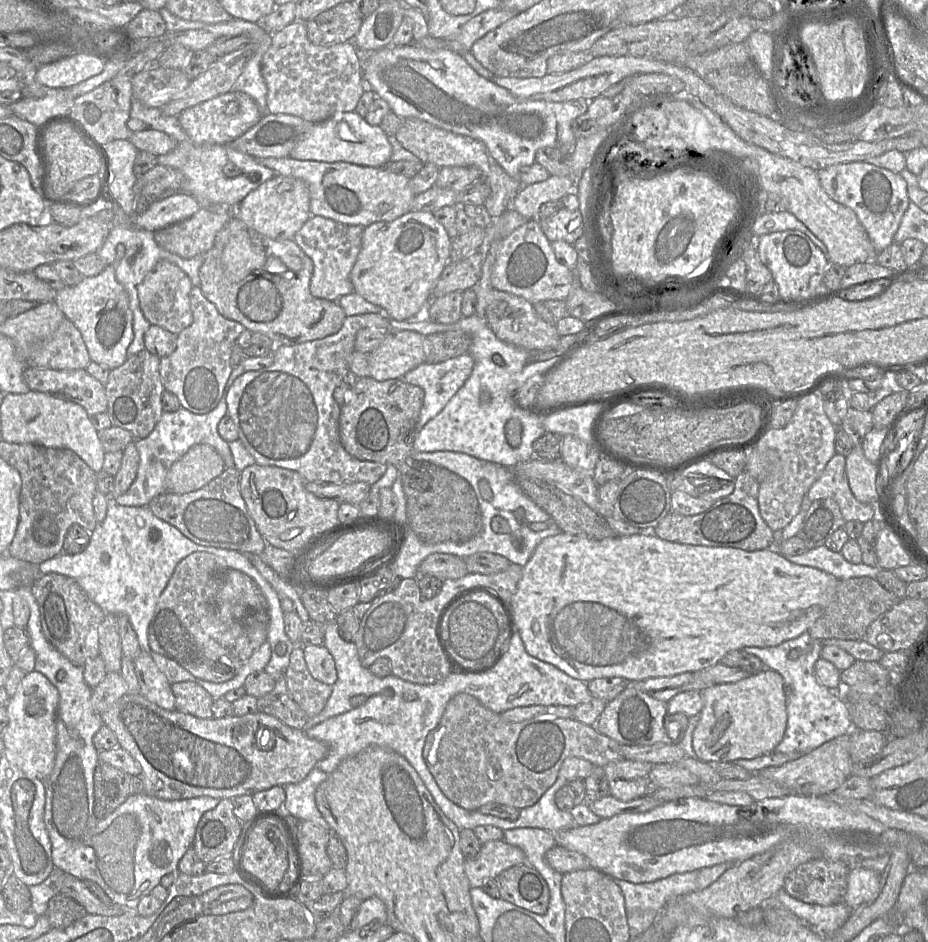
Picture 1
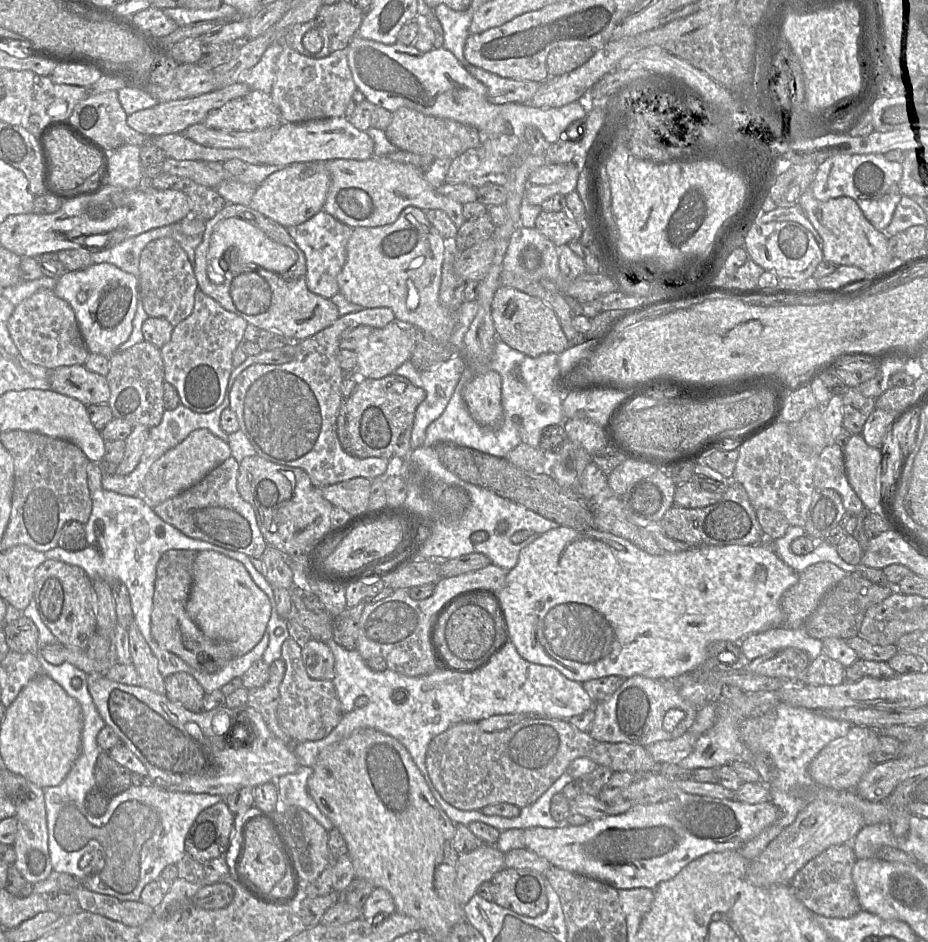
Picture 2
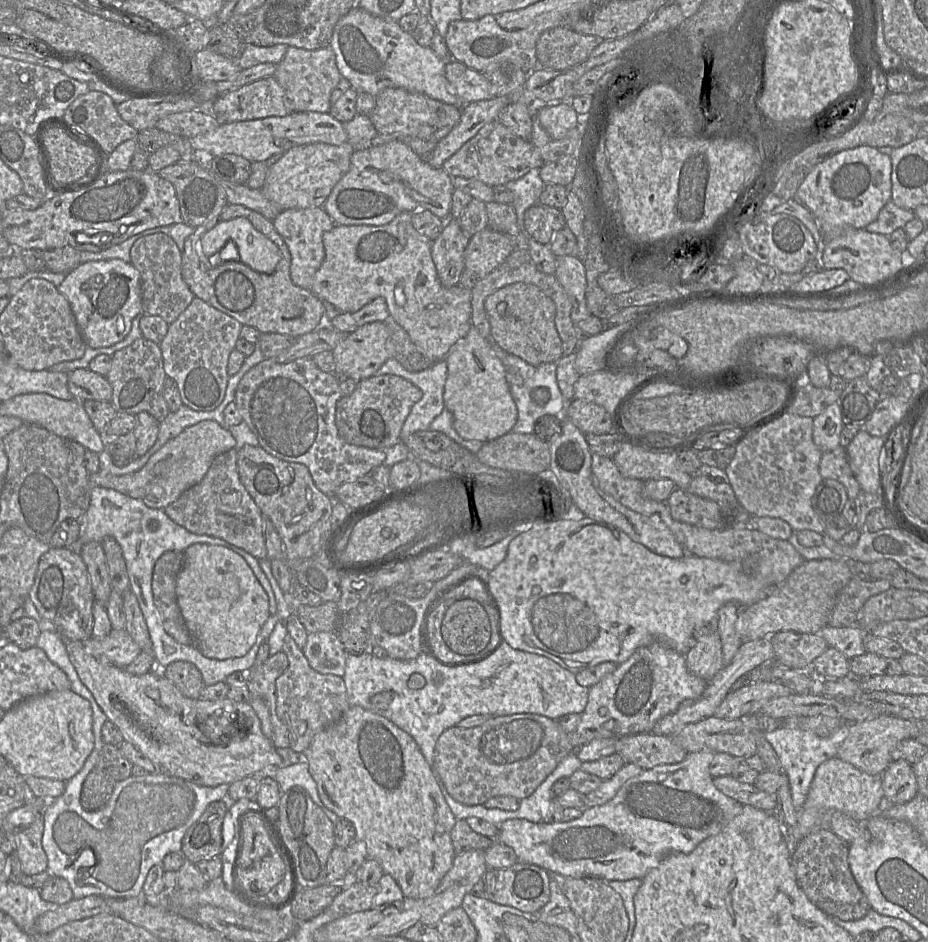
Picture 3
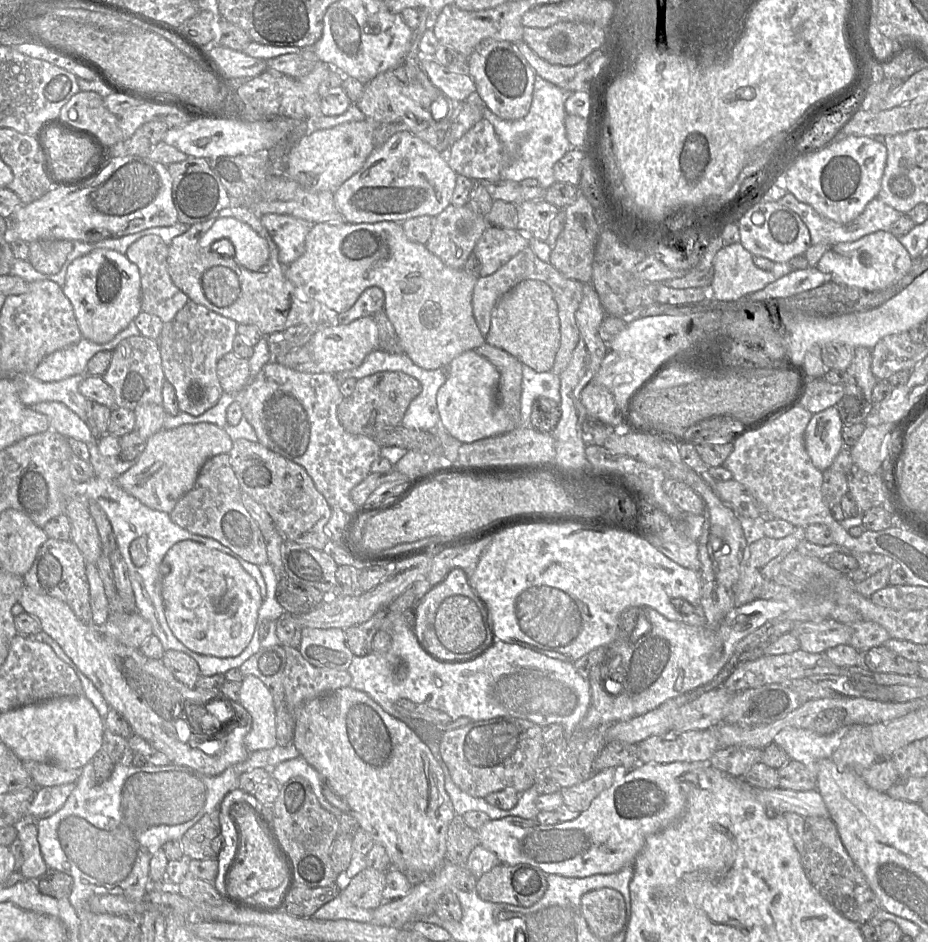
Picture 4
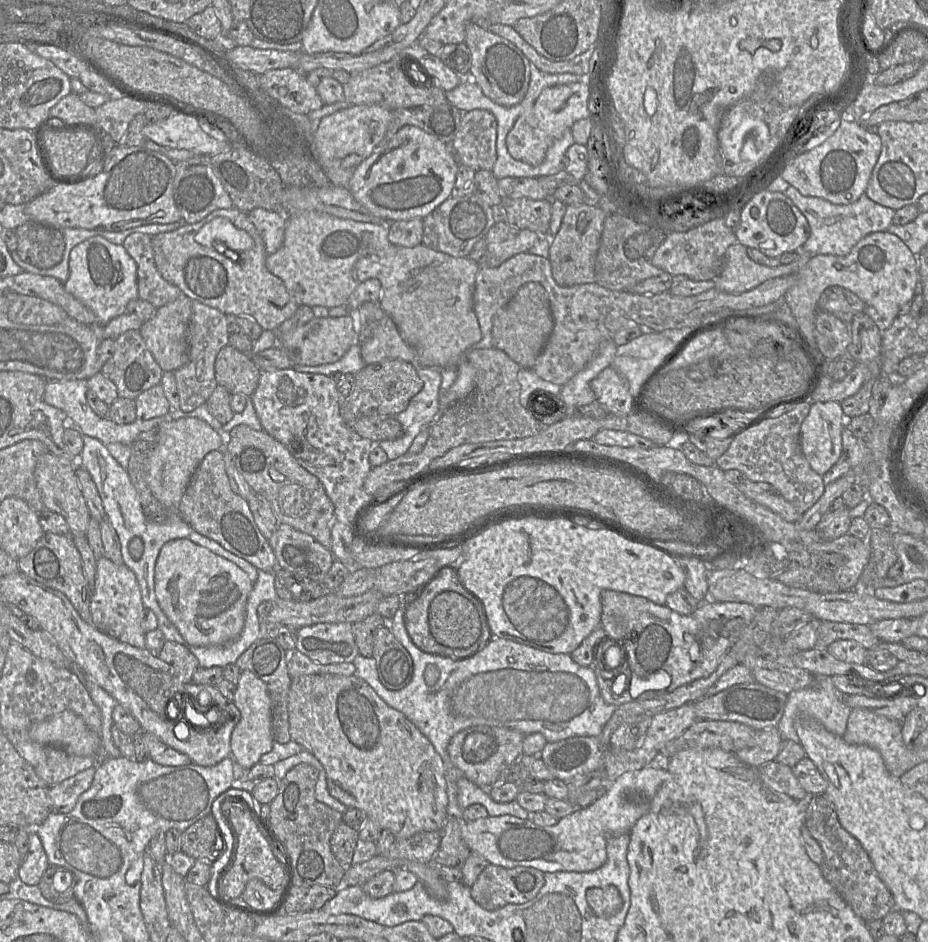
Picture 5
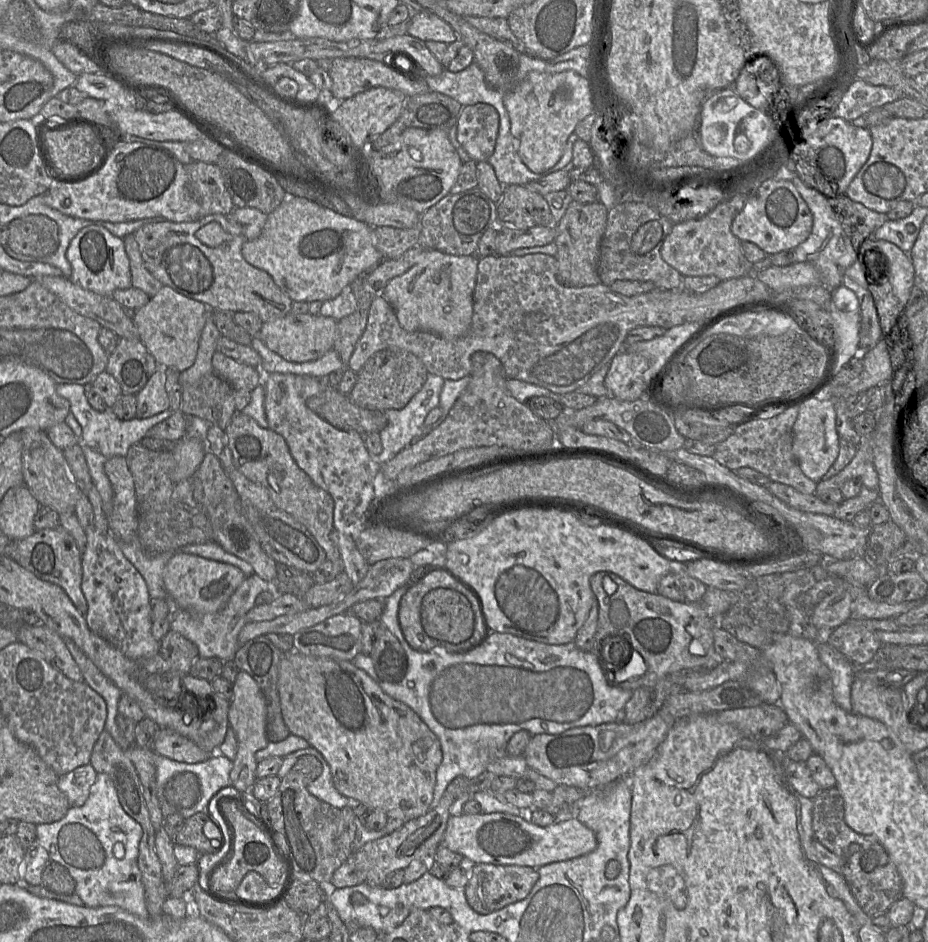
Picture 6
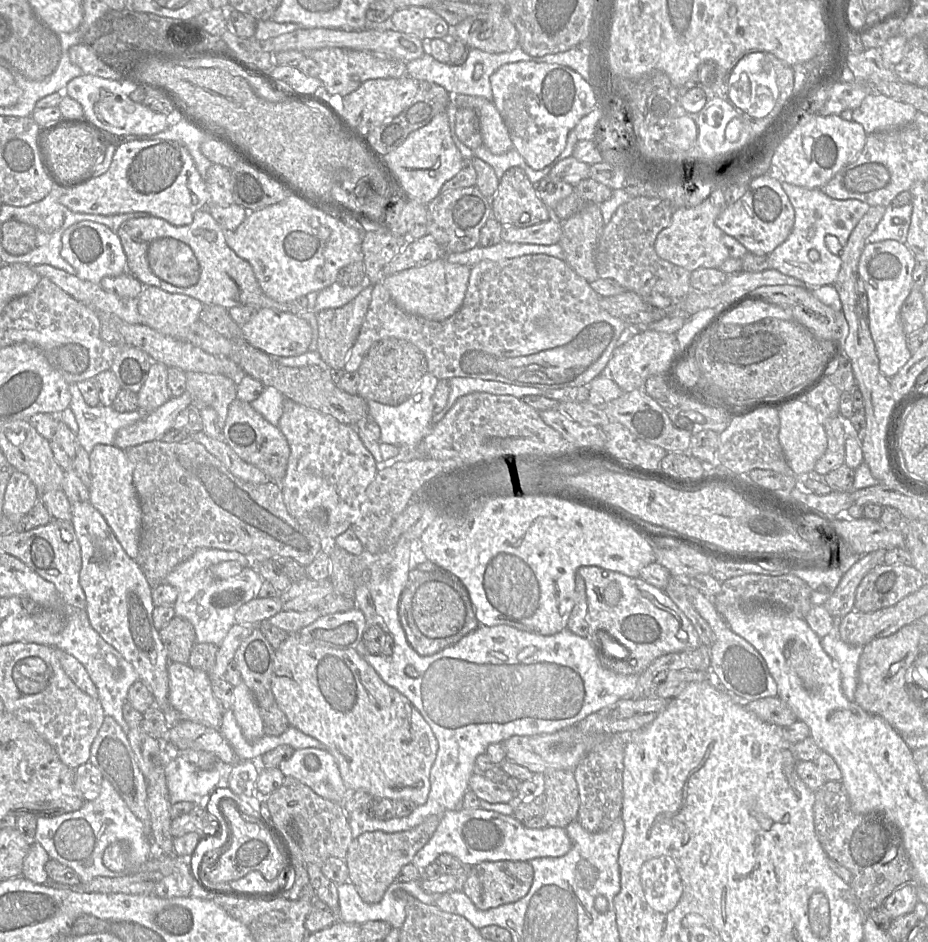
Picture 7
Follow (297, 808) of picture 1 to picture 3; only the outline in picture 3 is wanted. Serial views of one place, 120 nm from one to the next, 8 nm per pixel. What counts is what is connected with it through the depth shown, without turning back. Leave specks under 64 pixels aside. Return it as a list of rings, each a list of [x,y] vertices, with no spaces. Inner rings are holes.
[[[305,760],[289,766],[277,768],[267,774],[271,774],[274,780],[278,783],[281,795],[295,786],[304,788],[309,793],[313,802],[322,809],[325,815],[335,825],[336,821],[338,820],[338,816],[325,807],[320,800],[316,782],[309,773],[308,765]]]

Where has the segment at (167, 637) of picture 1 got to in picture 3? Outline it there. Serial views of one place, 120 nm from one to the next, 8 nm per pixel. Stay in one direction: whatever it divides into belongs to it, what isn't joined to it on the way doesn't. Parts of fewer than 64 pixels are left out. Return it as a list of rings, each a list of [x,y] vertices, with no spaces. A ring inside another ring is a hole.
[[[184,552],[164,553],[154,565],[152,593],[166,633],[180,644],[192,645],[192,639],[185,626],[176,597],[177,576],[183,563]]]

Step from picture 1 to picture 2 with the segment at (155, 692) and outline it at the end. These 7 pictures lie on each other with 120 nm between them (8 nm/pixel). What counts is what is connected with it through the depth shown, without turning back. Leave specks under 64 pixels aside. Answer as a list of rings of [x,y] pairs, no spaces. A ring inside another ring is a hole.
[[[135,621],[129,626],[128,632],[132,663],[138,672],[141,686],[158,694],[165,695],[165,677],[160,672],[158,660]]]

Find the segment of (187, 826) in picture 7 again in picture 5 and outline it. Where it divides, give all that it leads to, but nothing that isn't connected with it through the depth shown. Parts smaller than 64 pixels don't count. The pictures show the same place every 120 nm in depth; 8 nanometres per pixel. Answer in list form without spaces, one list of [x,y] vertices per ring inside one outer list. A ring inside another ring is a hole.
[[[210,813],[185,829],[179,847],[195,860],[212,863],[218,859],[225,851],[225,842],[215,817]]]

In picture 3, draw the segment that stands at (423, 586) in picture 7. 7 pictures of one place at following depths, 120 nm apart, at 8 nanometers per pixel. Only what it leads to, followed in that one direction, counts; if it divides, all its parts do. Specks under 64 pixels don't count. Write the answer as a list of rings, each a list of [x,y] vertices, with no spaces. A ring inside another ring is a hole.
[[[459,587],[451,592],[434,610],[429,620],[429,639],[435,656],[453,665],[481,660],[491,654],[501,643],[500,616],[496,612],[496,604],[491,594],[485,597],[482,590]]]

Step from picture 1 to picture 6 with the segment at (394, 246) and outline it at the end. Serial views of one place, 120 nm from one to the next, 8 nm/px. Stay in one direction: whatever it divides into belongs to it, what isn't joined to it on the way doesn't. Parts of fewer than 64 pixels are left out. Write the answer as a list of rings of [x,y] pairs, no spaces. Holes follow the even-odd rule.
[[[286,192],[281,204],[267,215],[260,235],[254,240],[247,240],[241,253],[250,265],[267,272],[293,302],[307,303],[336,298],[356,277],[372,271],[383,260],[372,244],[372,228],[366,223]],[[423,250],[416,264],[403,274],[392,278],[378,294],[391,305],[404,330],[432,332],[447,339],[462,337],[471,329],[478,259],[476,255],[454,256],[437,250]]]

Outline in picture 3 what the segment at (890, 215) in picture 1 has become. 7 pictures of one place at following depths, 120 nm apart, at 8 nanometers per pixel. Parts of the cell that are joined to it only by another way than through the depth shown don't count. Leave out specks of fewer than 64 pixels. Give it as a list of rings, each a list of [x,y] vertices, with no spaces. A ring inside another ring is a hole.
[[[864,145],[834,154],[816,165],[806,176],[799,186],[795,197],[791,199],[800,201],[811,211],[816,219],[820,242],[817,244],[815,258],[821,264],[823,264],[823,252],[826,245],[841,233],[843,226],[865,229],[868,224],[877,218],[883,206],[891,200],[891,170],[891,159],[888,155],[881,153],[878,148]]]

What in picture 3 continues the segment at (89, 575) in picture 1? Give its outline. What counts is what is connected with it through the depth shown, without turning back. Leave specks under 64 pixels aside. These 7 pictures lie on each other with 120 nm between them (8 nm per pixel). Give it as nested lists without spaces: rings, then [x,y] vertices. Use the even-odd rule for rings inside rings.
[[[93,486],[91,490],[89,508],[76,521],[80,527],[78,540],[71,546],[62,548],[70,548],[72,551],[80,555],[80,550],[85,544],[89,542],[102,543],[103,539],[107,536],[113,537],[121,547],[129,576],[130,590],[137,598],[139,607],[148,628],[150,639],[152,641],[152,651],[156,660],[154,671],[161,671],[161,669],[166,668],[170,663],[175,661],[186,661],[194,664],[201,672],[205,685],[213,685],[218,682],[225,681],[226,678],[234,672],[250,670],[254,665],[260,645],[264,641],[268,641],[278,620],[285,621],[291,615],[291,608],[286,603],[284,593],[272,574],[269,559],[265,558],[257,560],[244,550],[237,548],[222,539],[191,533],[184,527],[171,520],[164,512],[164,509],[149,508],[140,499],[131,498],[113,489]],[[151,520],[157,520],[159,522],[159,528],[154,532],[148,527]],[[196,543],[221,546],[242,556],[251,567],[255,576],[268,595],[269,611],[271,615],[259,632],[255,644],[245,656],[226,660],[209,659],[203,656],[193,645],[183,645],[176,642],[164,630],[159,611],[154,604],[152,593],[154,565],[164,553],[168,551],[184,552],[189,546]]]

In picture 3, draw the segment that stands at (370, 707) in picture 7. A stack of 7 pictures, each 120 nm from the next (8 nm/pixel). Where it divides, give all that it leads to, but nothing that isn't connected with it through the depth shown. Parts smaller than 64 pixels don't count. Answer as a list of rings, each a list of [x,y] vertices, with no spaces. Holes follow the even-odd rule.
[[[349,706],[338,722],[315,735],[302,756],[308,765],[309,773],[316,782],[320,800],[325,807],[334,812],[339,818],[344,818],[353,824],[356,839],[365,842],[367,858],[380,864],[384,874],[390,875],[397,882],[405,898],[424,899],[431,897],[443,877],[452,867],[456,856],[450,834],[457,819],[446,803],[435,775],[415,740],[383,716],[360,706]]]

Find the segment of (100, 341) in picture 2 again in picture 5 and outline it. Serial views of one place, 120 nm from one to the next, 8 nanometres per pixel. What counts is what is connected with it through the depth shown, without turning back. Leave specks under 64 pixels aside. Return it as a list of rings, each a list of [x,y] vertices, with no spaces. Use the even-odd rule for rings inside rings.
[[[93,236],[71,250],[69,277],[64,287],[95,314],[98,324],[105,325],[126,313],[127,304],[138,299],[137,265],[123,245]]]

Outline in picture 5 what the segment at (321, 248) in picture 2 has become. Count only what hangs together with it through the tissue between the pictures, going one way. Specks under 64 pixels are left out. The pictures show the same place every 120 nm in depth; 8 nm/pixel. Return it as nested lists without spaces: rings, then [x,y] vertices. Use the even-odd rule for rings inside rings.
[[[255,208],[247,215],[261,236],[267,255],[275,253],[284,240],[286,215],[281,211],[269,211],[263,208]]]

